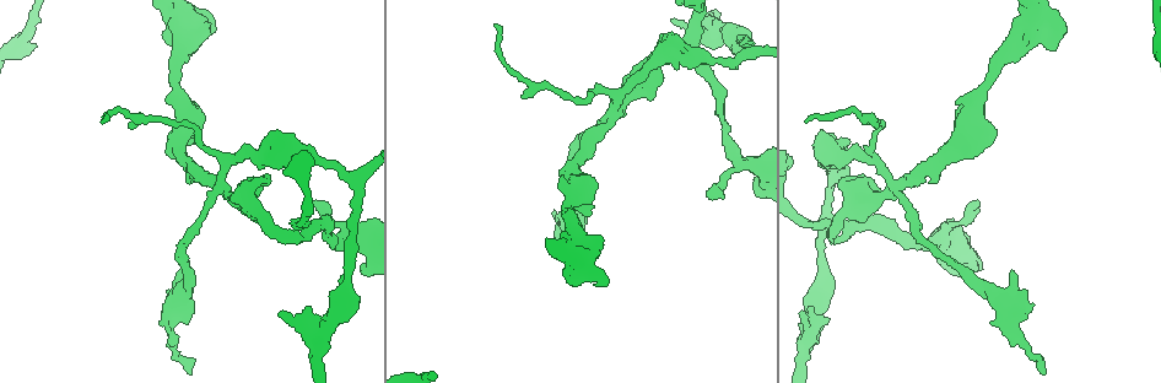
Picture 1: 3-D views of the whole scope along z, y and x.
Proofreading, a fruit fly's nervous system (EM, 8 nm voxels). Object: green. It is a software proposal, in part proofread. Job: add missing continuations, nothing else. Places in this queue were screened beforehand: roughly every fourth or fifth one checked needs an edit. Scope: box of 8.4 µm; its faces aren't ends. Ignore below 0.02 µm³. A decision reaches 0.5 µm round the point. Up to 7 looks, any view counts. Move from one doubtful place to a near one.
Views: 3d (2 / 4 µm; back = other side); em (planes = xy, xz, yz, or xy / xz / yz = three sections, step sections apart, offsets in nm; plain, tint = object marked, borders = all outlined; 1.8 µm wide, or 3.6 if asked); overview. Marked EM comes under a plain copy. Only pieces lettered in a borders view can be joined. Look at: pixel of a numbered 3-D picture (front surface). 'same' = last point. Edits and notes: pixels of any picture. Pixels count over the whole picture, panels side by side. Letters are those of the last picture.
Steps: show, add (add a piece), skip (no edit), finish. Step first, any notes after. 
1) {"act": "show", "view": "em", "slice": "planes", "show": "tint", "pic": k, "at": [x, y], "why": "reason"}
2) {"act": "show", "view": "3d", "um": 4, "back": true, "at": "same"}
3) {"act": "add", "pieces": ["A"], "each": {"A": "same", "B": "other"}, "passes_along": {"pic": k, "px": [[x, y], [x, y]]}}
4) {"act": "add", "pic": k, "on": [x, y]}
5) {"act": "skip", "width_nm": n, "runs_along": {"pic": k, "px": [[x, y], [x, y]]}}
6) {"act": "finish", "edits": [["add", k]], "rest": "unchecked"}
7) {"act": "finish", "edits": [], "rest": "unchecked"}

{"act": "show", "view": "em", "slice": "xy", "step": 16, "show": "borders", "pic": 1, "at": [174, 337], "why": "calibre changes"}

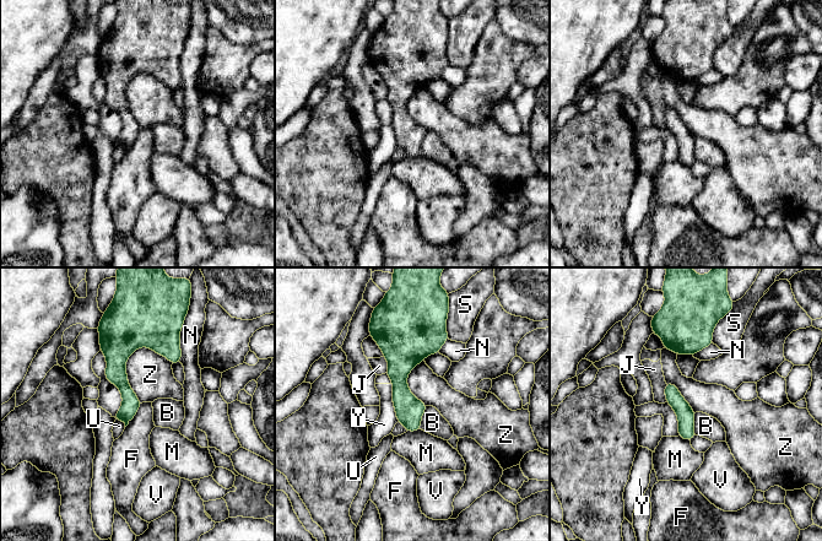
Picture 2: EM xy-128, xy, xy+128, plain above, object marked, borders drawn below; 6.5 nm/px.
{"act": "skip", "width_nm": 120, "each": {"B": "other", "F": "other", "J": "other", "M": "other", "N": "other", "S": "other", "U": "other", "V": "other", "Y": "other", "Z": "other"}, "runs_along": {"pic": 2, "px": [[131, 334], [119, 350], [125, 418]]}, "found": "none of them fits"}

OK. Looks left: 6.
{"act": "show", "view": "em", "slice": "yz", "step": 8, "show": "tint", "pic": 1, "at": [611, 111], "why": "thin arm on a thick one"}

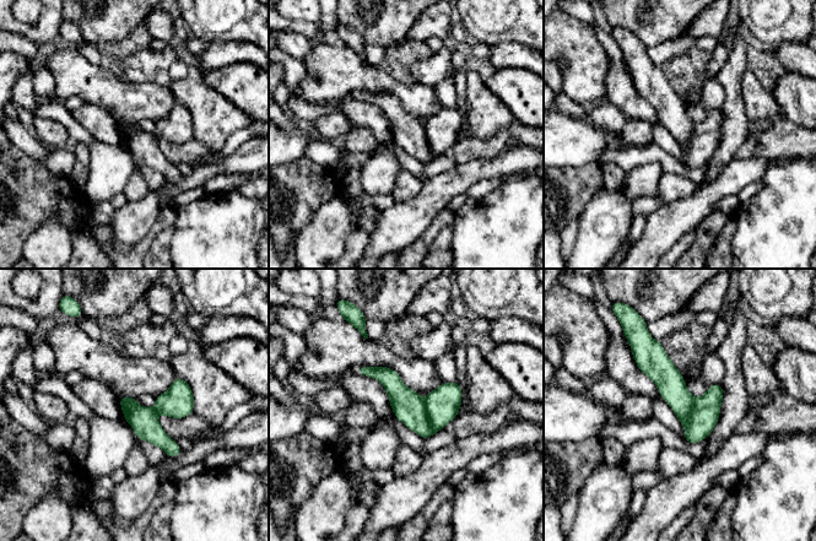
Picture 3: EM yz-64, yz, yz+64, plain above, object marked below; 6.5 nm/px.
{"act": "show", "view": "em", "slice": "planes", "show": "borders", "at": "same"}

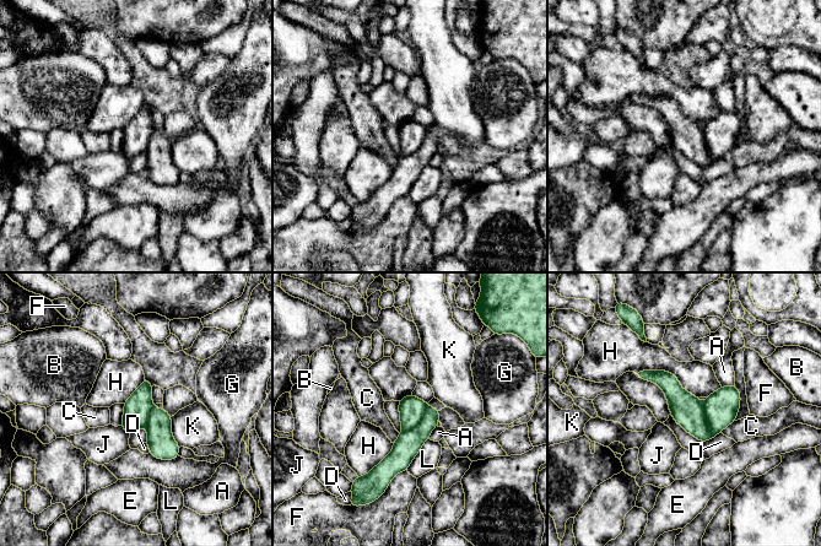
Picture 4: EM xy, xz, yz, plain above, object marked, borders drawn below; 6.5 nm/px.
{"act": "skip", "each": {"A": "other", "B": "other", "C": "other", "D": "other", "E": "other", "F": "other", "G": "other", "H": "other", "J": "other", "K": "other", "L": "other"}, "border": {"pic": 4, "px": [[635, 372], [669, 371], [698, 398]]}, "found": "none of them fits"}

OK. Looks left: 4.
{"act": "show", "view": "3d", "um": 2, "pic": 1, "at": [980, 152], "why": "an open end"}

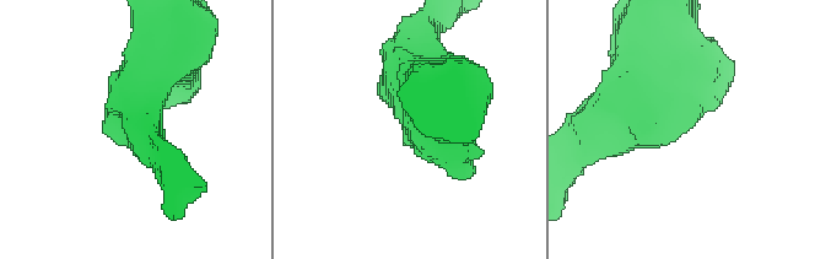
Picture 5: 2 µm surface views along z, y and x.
{"act": "show", "view": "em", "slice": "planes", "show": "borders", "pic": 5, "at": [410, 125], "why": "need the tissue"}

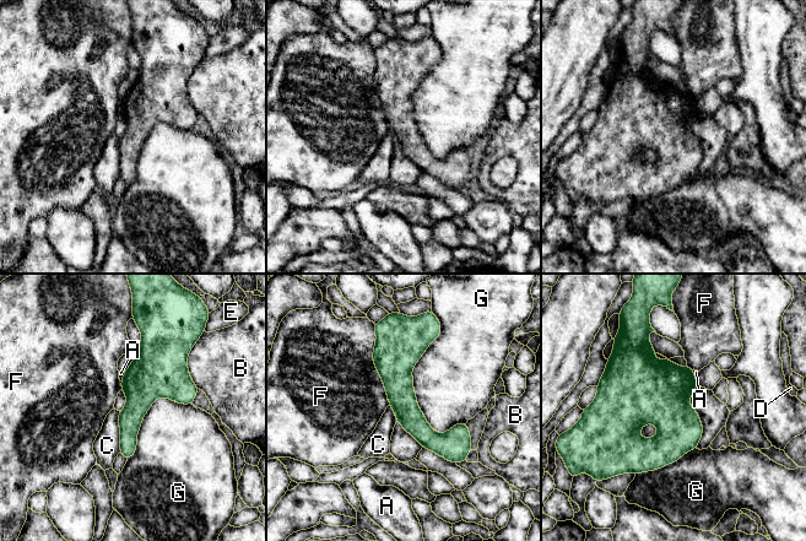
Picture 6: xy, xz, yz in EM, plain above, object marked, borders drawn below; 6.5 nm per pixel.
{"act": "skip", "width_nm": 190, "each": {"A": "other", "B": "other", "C": "other", "D": "other", "E": "other", "F": "other", "G": "other"}, "runs_along": {"pic": 6, "px": [[398, 337], [409, 416], [459, 459]]}, "found": "no lettered piece goes on from it"}

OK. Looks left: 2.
{"act": "finish", "edits": [], "rest": "unchecked"}

